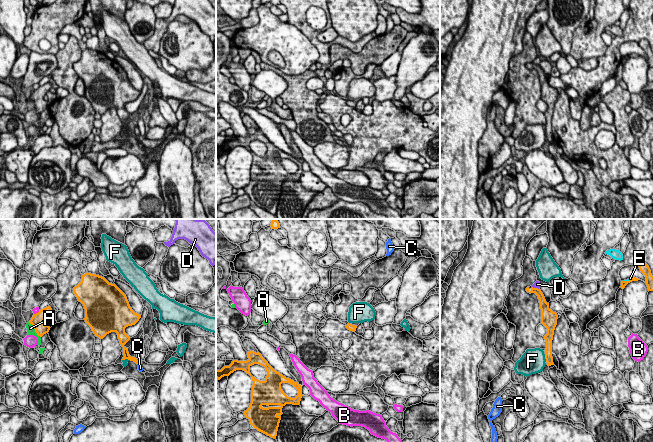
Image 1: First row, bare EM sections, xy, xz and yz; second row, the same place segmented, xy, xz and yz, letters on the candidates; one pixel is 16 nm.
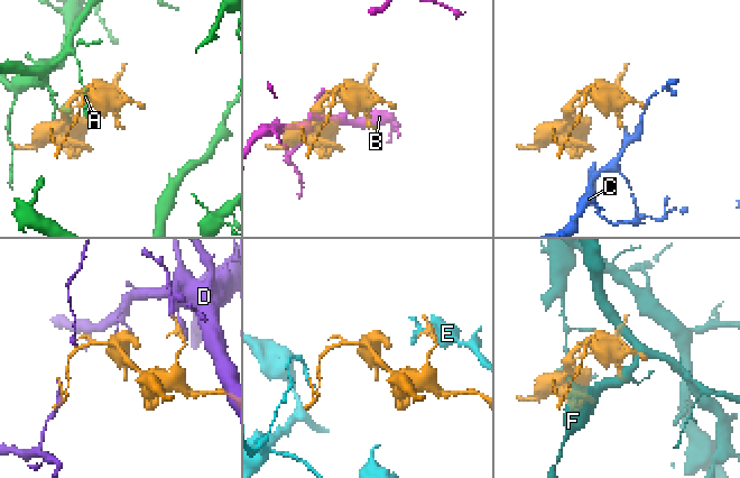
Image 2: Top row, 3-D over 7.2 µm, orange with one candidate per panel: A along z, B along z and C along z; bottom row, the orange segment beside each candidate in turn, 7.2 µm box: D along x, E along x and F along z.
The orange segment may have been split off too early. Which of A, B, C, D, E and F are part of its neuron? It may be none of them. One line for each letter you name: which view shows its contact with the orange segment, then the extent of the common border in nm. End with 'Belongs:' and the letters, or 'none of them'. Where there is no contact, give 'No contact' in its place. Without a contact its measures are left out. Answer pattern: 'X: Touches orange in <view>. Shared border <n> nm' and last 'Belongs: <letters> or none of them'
Belongs: none of them

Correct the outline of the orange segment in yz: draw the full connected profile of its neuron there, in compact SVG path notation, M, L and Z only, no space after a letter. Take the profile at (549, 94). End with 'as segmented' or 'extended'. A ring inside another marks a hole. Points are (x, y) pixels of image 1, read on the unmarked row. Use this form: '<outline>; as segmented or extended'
M531 64L530 69L535 69L538 72L541 85L541 100L547 104L547 110L544 112L546 118L545 135L548 142L553 141L552 133L552 116L554 106L557 101L558 91L549 84L549 79L546 78L545 73L540 65Z; as segmented

